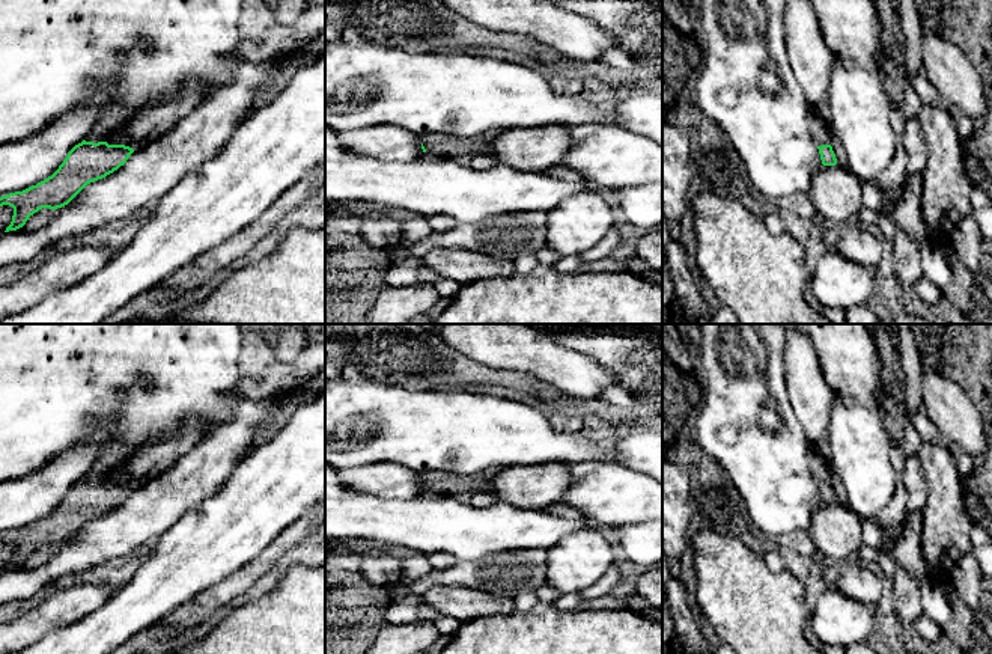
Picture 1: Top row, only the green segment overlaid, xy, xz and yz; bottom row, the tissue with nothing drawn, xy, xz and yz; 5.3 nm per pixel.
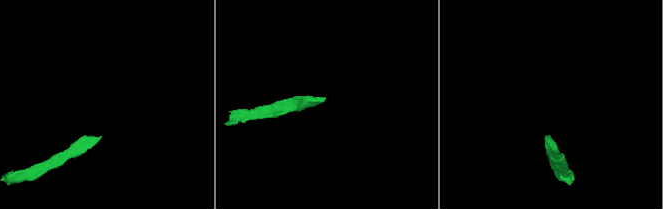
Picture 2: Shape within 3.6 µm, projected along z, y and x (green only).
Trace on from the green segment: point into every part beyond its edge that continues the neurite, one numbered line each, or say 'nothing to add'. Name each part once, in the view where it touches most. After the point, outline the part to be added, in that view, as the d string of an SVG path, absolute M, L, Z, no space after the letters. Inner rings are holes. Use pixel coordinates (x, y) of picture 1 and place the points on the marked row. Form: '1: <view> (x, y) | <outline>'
1: xy (116, 137) | M125 127L117 128L116 131L113 131L111 134L104 137L104 142L107 142L108 145L125 145L126 142L131 143L132 149L140 149L145 143L140 140L134 140L134 139L128 139L125 136Z

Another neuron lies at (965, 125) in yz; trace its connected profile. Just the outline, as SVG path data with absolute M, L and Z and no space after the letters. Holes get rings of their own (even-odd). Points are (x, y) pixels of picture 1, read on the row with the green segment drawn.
M957 115L956 127L957 127L960 145L963 145L965 140L974 133L974 121L968 116Z

